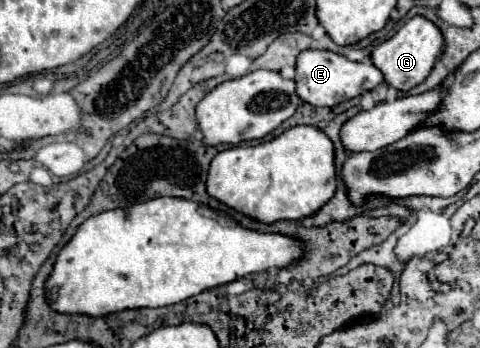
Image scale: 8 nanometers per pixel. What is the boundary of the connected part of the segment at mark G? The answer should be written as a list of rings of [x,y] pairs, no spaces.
[[[414,16],[390,40],[374,48],[372,62],[384,74],[386,84],[394,86],[396,90],[408,92],[428,78],[438,56],[442,54],[442,48],[444,48],[444,38],[440,28],[424,16]]]

